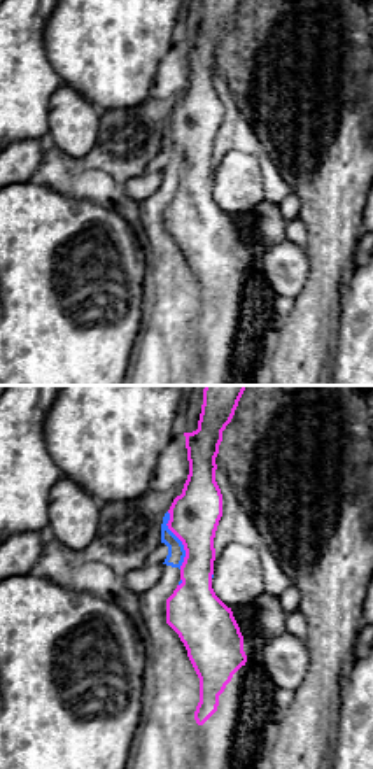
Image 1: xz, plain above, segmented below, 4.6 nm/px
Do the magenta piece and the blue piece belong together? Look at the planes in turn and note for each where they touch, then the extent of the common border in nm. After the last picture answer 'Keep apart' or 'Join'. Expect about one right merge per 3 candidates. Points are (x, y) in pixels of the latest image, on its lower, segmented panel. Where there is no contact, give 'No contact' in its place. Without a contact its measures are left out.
Touches magenta at (179, 538). Shared border 280 nm

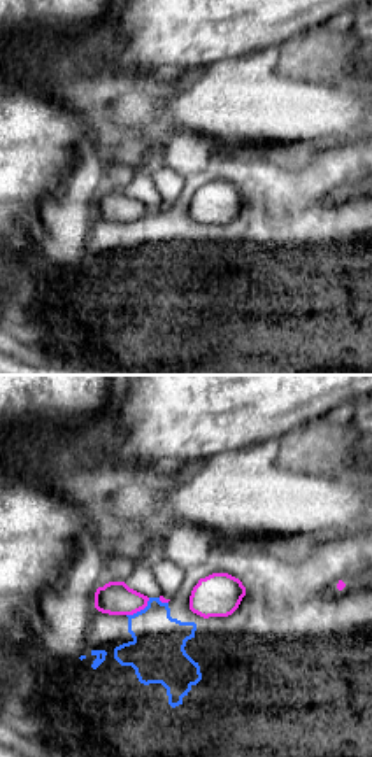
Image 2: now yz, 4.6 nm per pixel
Touches magenta at (139, 610). Shared border 140 nm

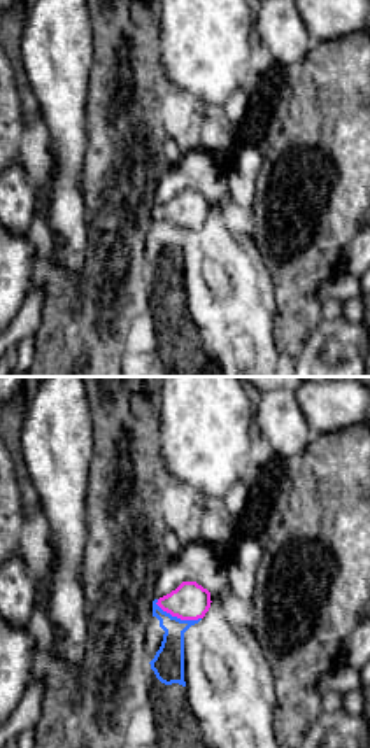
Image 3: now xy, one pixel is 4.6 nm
Touches magenta at (177, 617). Shared border 220 nm

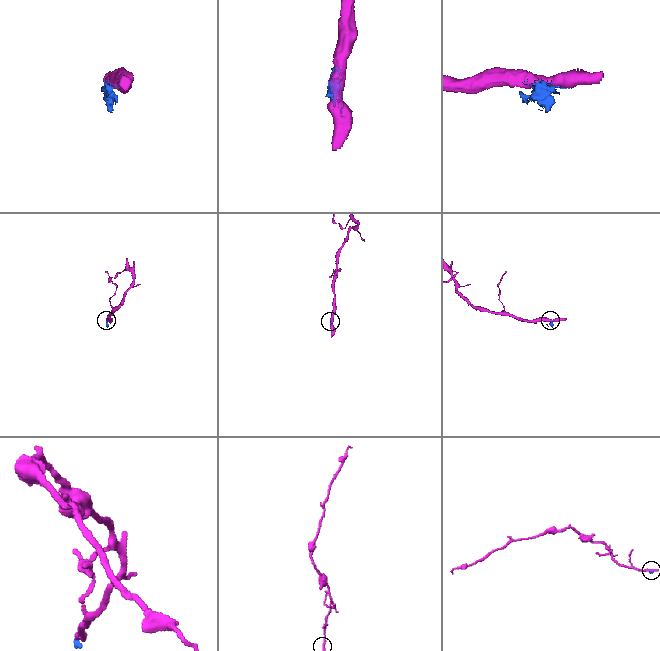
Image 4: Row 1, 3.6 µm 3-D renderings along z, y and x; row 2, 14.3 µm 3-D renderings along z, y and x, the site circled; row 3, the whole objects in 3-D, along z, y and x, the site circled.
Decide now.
Keep apart

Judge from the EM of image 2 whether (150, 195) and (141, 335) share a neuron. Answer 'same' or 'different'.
different

